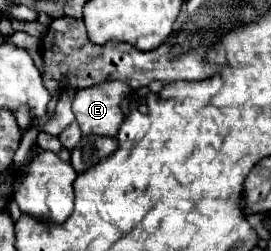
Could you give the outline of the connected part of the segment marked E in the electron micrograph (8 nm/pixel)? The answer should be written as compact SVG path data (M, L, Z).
M126 82L98 84L98 88L80 90L72 102L72 110L82 134L116 136L120 124L124 122L120 104L130 94L132 88Z

